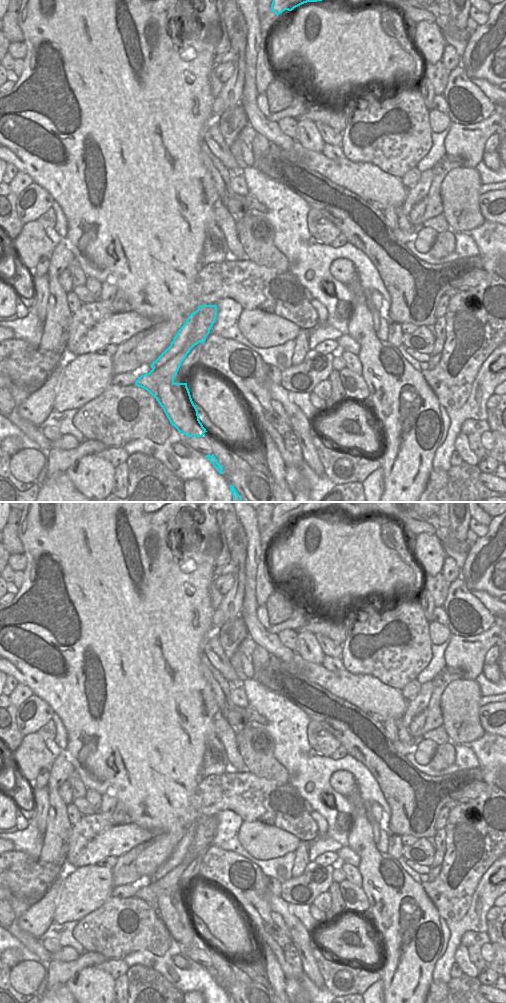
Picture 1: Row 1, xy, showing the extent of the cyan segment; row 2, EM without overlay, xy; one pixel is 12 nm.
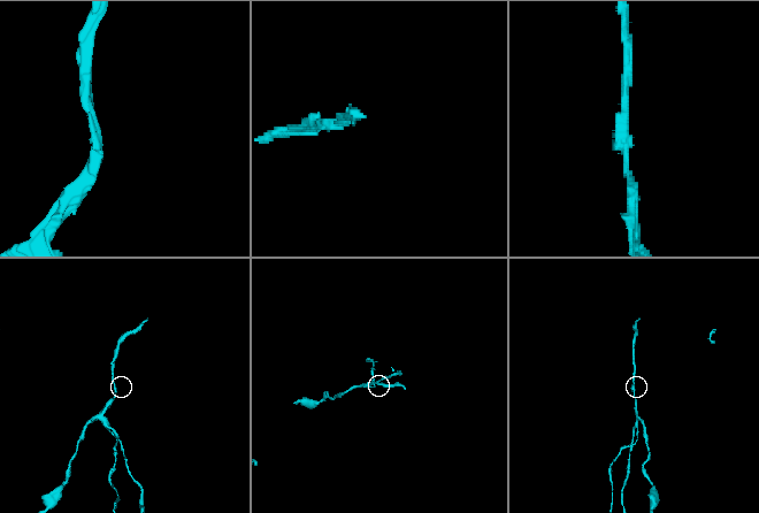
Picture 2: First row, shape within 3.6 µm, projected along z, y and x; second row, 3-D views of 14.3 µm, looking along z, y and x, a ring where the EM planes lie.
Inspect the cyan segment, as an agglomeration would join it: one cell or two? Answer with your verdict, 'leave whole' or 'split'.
split

